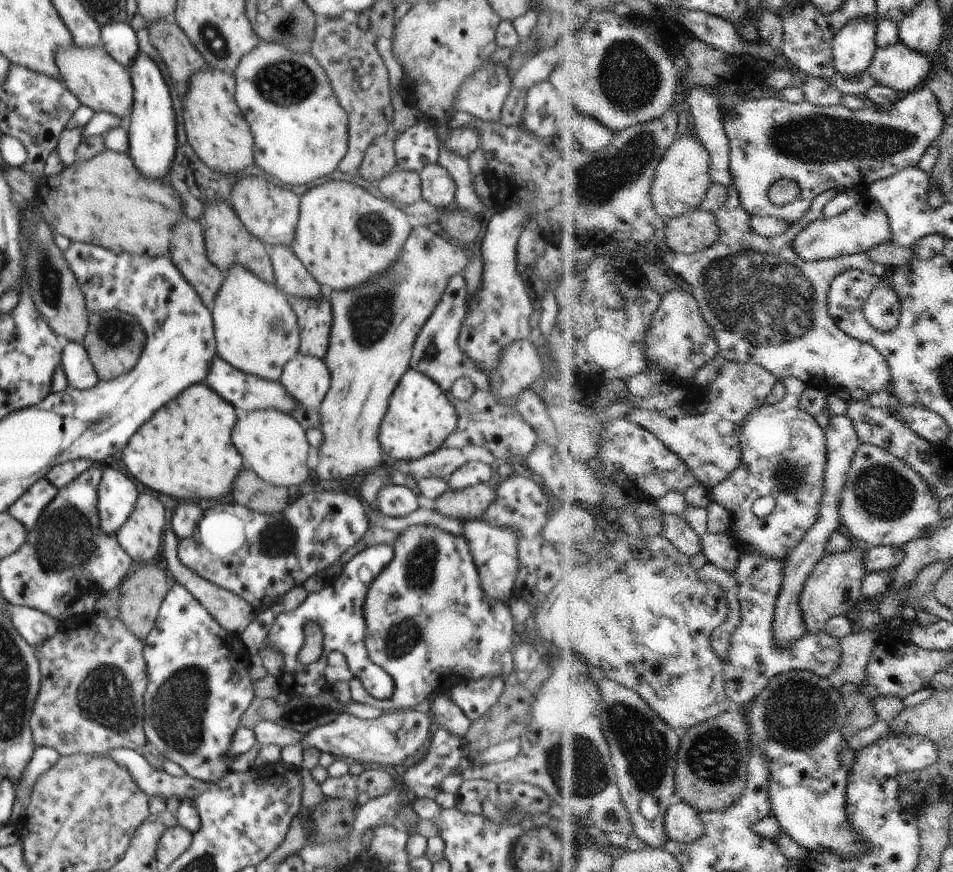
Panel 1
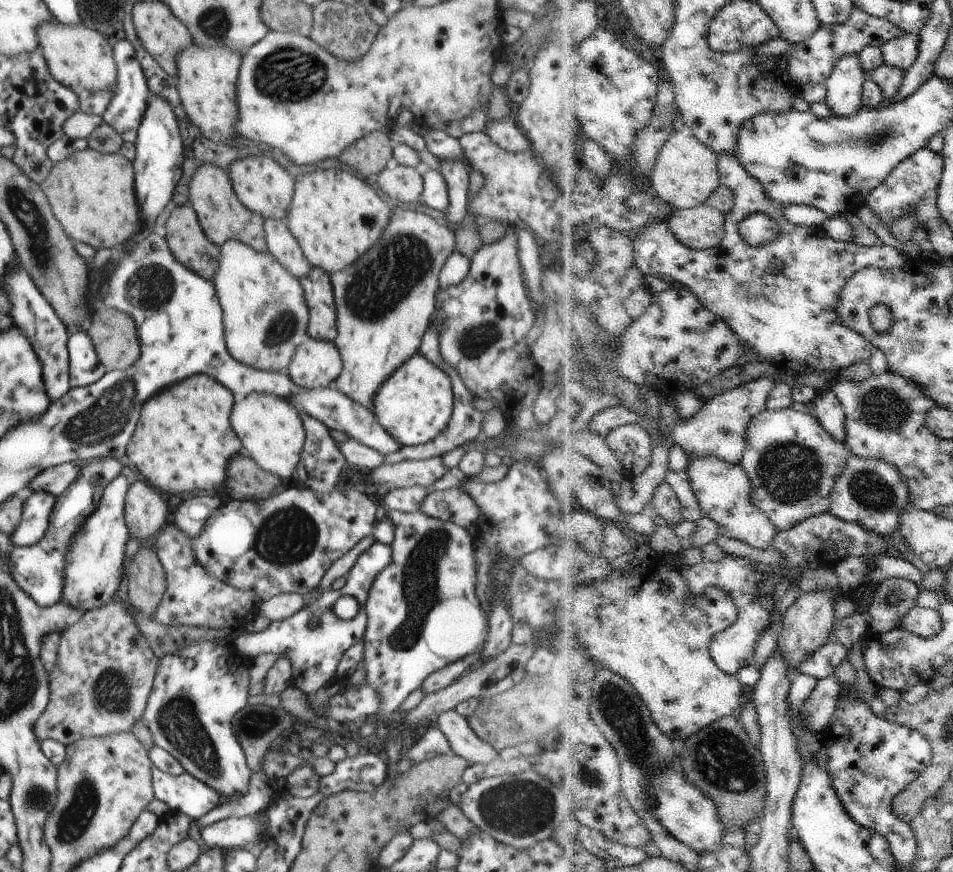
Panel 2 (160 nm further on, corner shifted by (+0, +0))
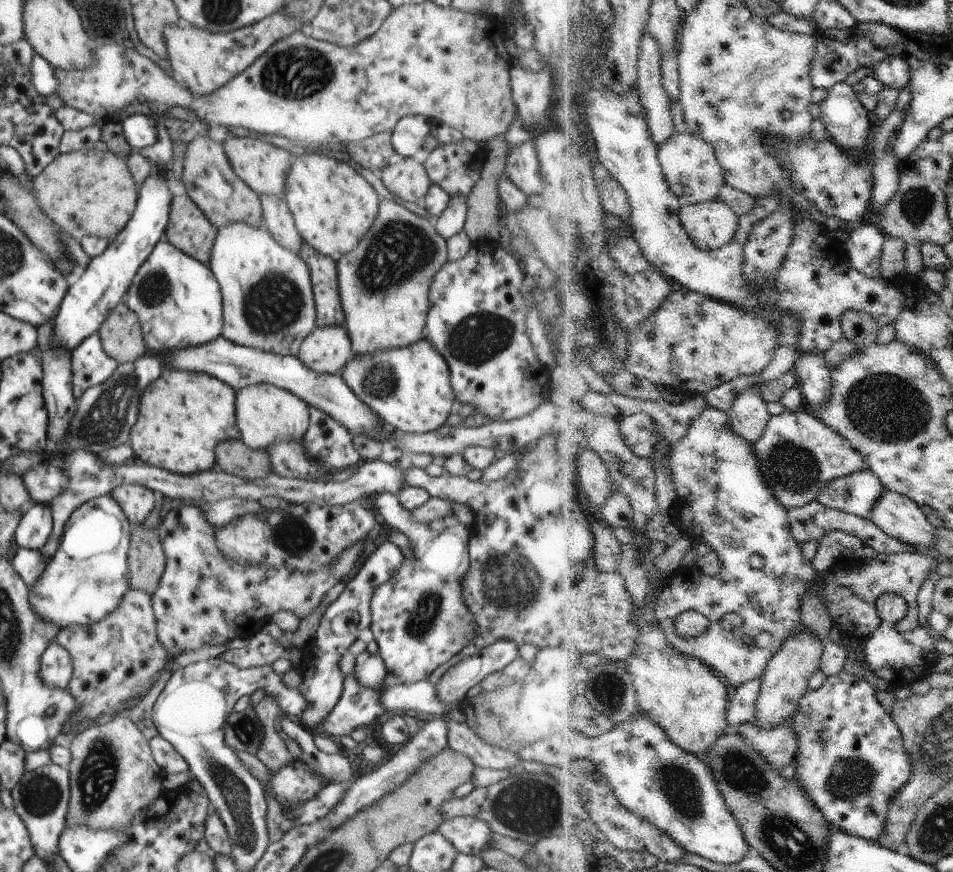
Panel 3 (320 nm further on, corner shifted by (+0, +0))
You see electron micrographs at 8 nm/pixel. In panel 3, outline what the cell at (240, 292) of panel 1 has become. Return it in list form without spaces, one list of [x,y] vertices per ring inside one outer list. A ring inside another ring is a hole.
[[[244,222],[224,224],[216,229],[208,267],[218,282],[222,296],[220,335],[236,345],[276,355],[296,355],[303,339],[316,326],[316,310],[307,265],[291,249],[283,248],[263,226]]]

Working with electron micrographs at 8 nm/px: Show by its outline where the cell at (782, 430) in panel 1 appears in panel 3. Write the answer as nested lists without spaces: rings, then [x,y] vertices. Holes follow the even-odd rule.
[[[806,409],[785,410],[780,415],[773,415],[763,438],[754,445],[766,481],[776,497],[788,508],[788,512],[795,507],[804,507],[808,502],[815,501],[819,491],[832,480],[852,475],[854,472],[872,470],[864,454],[859,452],[852,442]]]

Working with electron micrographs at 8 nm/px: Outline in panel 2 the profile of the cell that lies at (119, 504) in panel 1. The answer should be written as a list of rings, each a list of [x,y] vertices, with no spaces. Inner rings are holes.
[[[117,475],[103,489],[101,498],[93,512],[85,517],[81,526],[72,534],[64,552],[62,566],[62,587],[58,602],[75,611],[91,611],[112,600],[119,588],[123,570],[125,542],[130,537],[124,523],[124,496],[127,490],[125,477]]]

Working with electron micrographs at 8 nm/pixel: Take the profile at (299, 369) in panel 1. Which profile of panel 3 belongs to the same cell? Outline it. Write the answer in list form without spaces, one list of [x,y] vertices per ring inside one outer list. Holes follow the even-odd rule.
[[[344,324],[315,326],[299,345],[296,357],[311,370],[332,375],[340,374],[346,361],[352,357],[350,338],[347,336]]]

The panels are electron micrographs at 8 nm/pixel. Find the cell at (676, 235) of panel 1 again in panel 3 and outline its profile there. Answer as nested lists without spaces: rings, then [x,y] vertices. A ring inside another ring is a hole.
[[[719,199],[684,206],[680,219],[688,235],[705,251],[724,247],[740,230],[740,216],[729,203]]]

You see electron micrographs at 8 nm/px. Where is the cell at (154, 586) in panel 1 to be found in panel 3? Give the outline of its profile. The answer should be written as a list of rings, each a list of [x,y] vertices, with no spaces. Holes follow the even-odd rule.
[[[139,524],[131,528],[126,561],[129,589],[141,589],[151,596],[165,564],[157,526],[146,528]]]

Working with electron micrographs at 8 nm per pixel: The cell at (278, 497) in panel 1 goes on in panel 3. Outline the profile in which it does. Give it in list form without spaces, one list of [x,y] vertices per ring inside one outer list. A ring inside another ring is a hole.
[[[239,438],[215,446],[215,466],[244,479],[259,479],[270,472],[267,450],[249,448]]]

